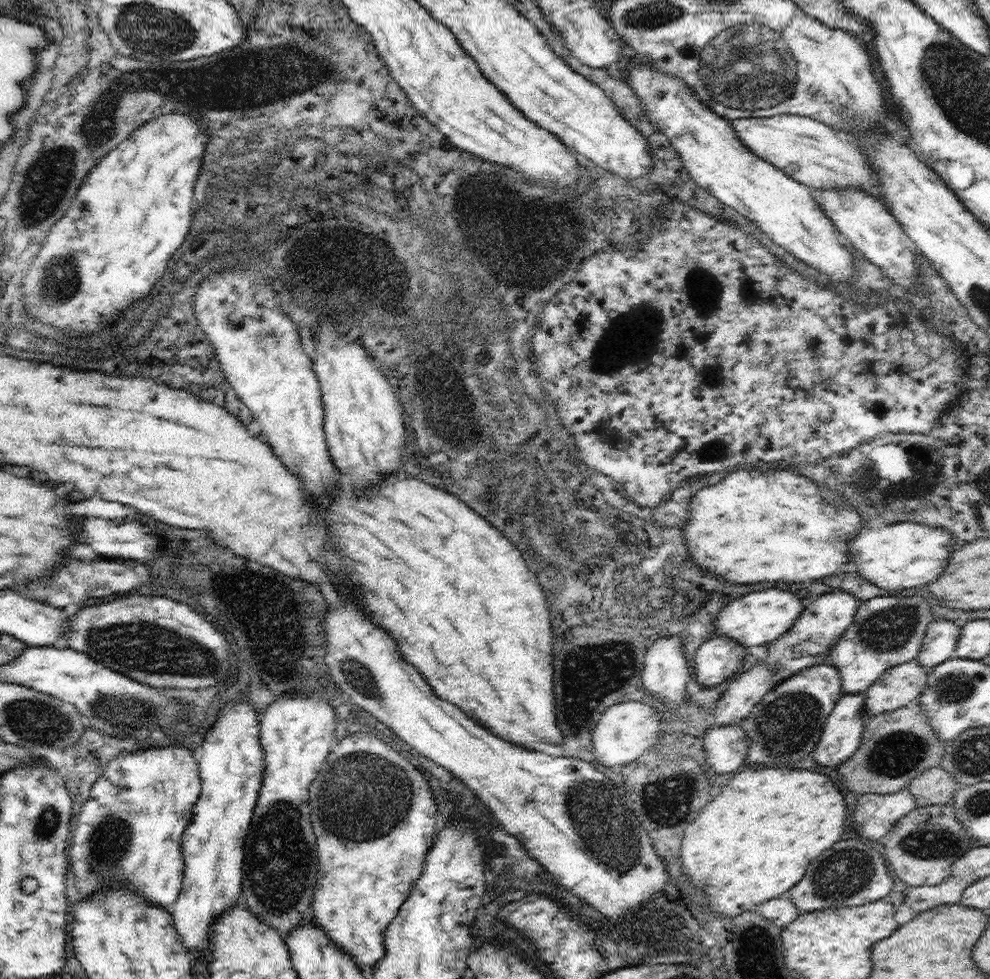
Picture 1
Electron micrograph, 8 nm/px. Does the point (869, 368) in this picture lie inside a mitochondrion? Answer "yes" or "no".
no

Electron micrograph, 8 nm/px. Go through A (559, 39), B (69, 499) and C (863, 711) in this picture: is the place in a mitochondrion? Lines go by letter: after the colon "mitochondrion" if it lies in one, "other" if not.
A: other
B: other
C: other

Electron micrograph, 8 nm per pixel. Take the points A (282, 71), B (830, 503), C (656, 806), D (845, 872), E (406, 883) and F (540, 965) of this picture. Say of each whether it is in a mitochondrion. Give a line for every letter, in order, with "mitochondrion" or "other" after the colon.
A: mitochondrion
B: mitochondrion
C: mitochondrion
D: mitochondrion
E: other
F: other

